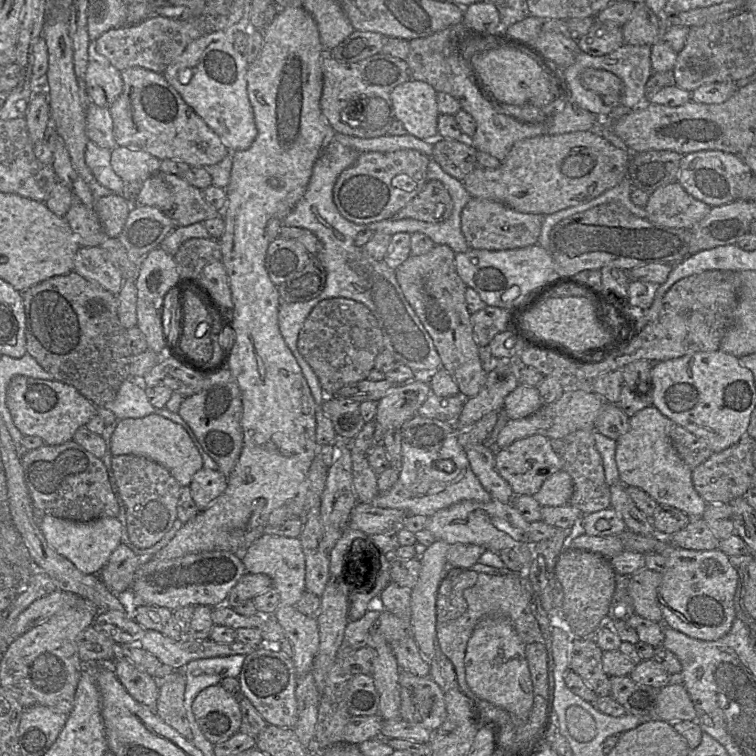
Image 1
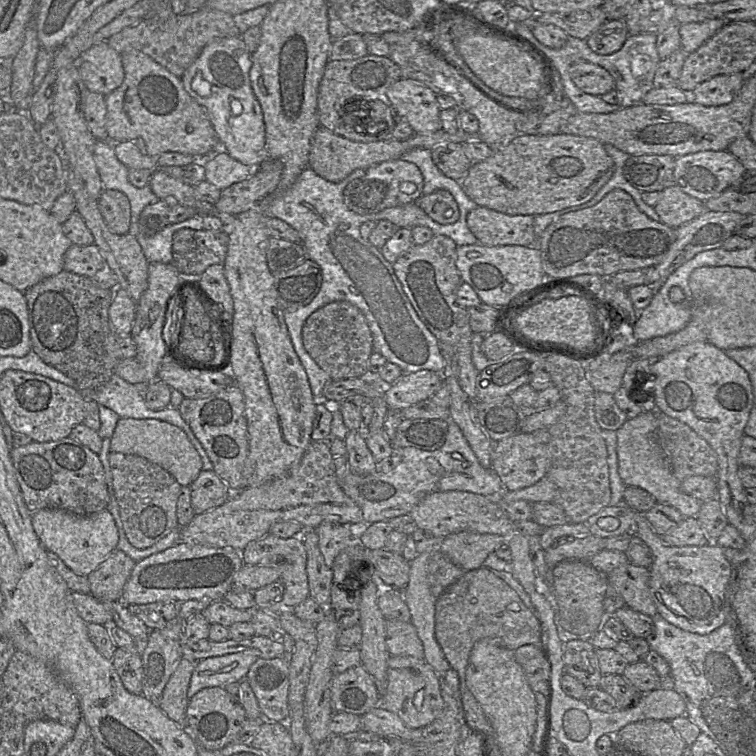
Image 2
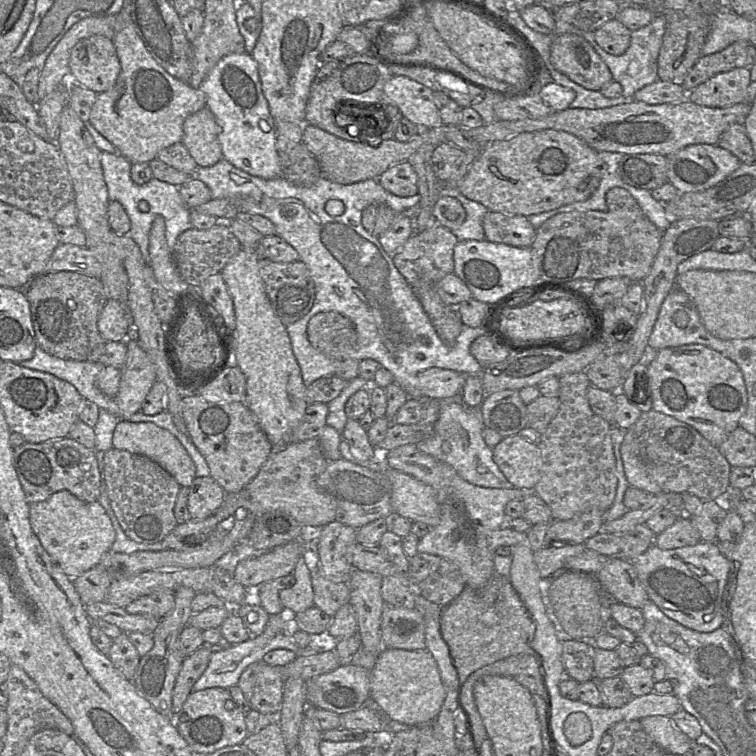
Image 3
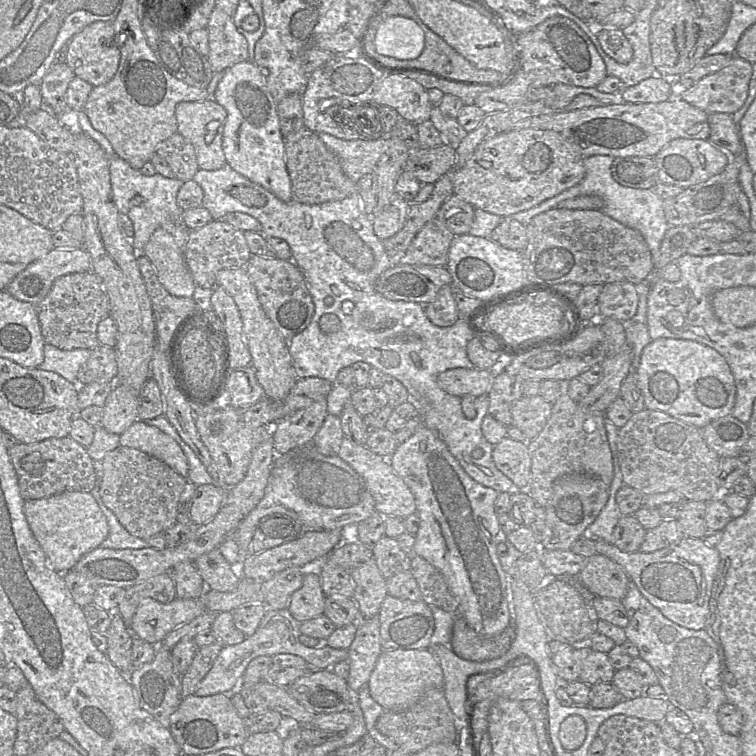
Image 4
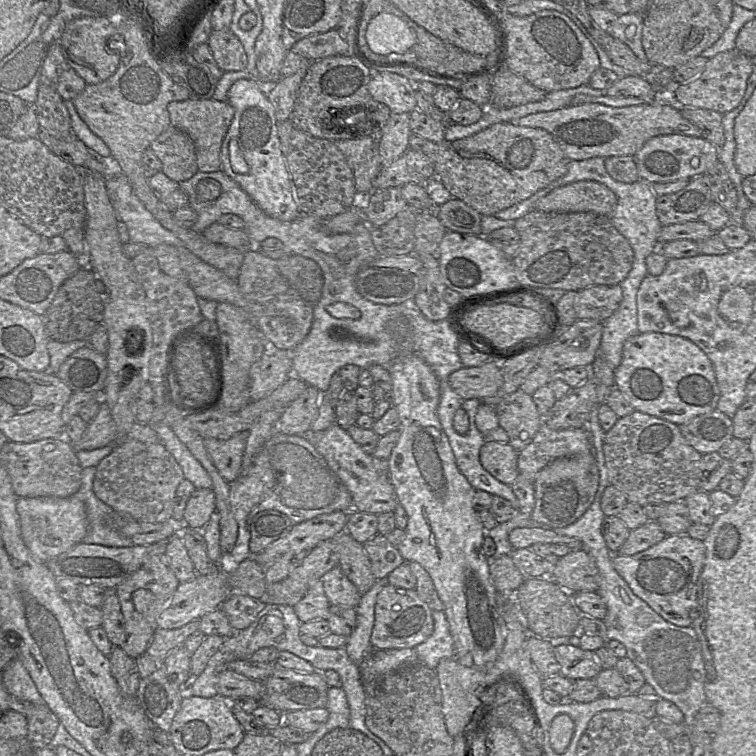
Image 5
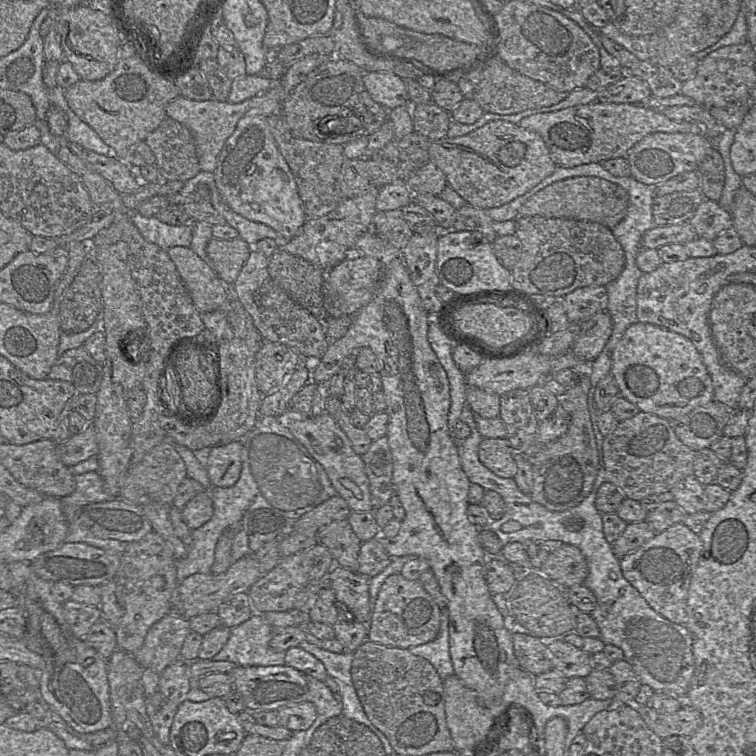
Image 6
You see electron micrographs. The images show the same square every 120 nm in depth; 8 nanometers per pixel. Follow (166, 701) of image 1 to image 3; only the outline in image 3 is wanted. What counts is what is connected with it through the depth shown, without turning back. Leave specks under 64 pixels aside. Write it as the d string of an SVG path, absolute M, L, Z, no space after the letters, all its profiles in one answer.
M204 645L184 658L173 689L172 711L175 717L180 713L184 702L192 693L194 684L208 667L212 652L212 647Z

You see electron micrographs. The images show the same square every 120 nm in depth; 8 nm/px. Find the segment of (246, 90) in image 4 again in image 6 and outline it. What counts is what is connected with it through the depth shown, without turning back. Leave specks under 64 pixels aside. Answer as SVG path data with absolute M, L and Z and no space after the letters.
M244 116L238 121L234 132L226 140L218 156L217 165L213 171L214 180L222 201L231 210L250 221L271 227L280 235L281 240L289 240L299 232L308 217L294 176L275 143L266 118Z

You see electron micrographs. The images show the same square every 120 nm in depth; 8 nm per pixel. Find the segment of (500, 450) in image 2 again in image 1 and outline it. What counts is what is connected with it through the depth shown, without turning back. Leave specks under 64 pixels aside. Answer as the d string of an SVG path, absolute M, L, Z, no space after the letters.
M532 435L517 440L495 451L495 468L511 487L514 495L536 494L543 483L554 473L563 470L561 458L554 452L550 439L542 435Z

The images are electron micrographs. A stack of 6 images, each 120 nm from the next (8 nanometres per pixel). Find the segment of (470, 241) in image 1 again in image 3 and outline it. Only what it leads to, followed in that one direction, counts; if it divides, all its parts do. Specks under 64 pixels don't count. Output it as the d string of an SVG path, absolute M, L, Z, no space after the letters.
M488 211L482 221L485 239L513 247L531 247L537 229L523 215Z

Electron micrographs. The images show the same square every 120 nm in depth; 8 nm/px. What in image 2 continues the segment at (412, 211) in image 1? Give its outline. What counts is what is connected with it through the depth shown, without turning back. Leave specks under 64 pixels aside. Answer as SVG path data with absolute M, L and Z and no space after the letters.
M447 190L422 195L416 203L429 217L442 225L453 224L460 217L458 204Z

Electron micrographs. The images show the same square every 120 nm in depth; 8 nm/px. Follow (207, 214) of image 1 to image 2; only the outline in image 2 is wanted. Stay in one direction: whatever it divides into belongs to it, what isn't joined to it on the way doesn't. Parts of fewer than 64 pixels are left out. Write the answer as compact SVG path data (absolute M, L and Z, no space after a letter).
M161 169L153 171L148 185L159 200L175 201L182 206L194 208L198 215L215 215L223 223L224 230L231 228L235 222L235 216L216 212L212 204L198 200L195 197L194 186L169 176Z

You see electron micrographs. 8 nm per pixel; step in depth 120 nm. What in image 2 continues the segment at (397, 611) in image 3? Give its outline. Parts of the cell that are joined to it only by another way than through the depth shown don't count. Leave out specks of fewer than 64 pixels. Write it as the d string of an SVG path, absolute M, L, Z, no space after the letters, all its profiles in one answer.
M386 620L386 646L392 656L424 659L423 643L411 622Z

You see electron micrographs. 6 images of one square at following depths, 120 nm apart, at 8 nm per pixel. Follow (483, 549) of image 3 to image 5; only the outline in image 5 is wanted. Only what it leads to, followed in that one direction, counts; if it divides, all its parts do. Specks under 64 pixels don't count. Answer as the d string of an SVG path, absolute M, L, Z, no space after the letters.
M411 354L406 357L399 357L395 359L389 367L389 373L392 379L392 391L389 400L391 401L392 406L396 408L399 415L399 426L397 429L400 432L400 437L389 457L388 477L394 487L398 503L403 507L408 517L407 526L404 529L404 539L396 549L399 551L404 560L408 562L417 562L430 575L434 587L437 591L438 597L443 603L443 611L445 613L449 631L453 640L454 658L460 664L466 667L483 667L494 662L500 654L506 639L506 624L502 614L499 612L499 607L496 602L496 595L498 591L496 590L491 579L490 562L482 552L482 544L486 536L486 531L477 517L477 512L472 506L472 501L476 490L470 485L465 476L462 475L459 471L456 465L453 451L449 444L448 437L445 434L439 421L437 415L437 407L440 399L440 383L429 365L418 355Z

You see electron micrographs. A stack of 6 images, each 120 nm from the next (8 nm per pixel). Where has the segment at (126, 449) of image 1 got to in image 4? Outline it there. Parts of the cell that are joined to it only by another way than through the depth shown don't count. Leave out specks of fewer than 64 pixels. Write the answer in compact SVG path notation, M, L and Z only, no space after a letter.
M137 419L121 435L119 445L145 452L188 477L188 460L179 444L155 426Z

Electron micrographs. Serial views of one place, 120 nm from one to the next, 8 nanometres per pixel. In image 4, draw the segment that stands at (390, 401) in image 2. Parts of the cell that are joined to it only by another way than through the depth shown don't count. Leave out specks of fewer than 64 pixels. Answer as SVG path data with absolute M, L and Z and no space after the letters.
M453 368L441 372L436 382L444 392L450 395L479 397L489 392L493 378L494 370Z

